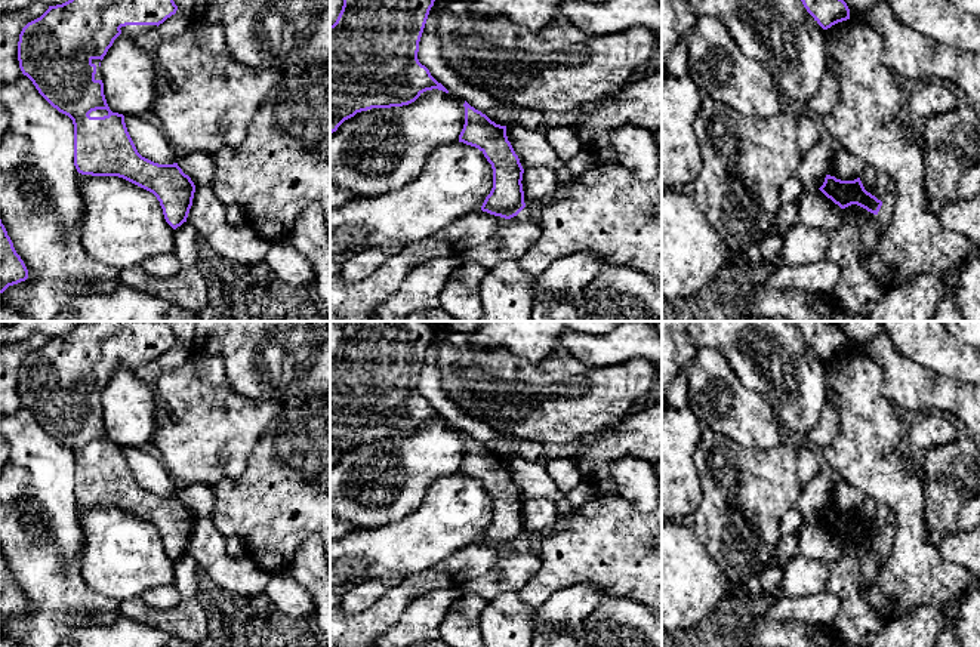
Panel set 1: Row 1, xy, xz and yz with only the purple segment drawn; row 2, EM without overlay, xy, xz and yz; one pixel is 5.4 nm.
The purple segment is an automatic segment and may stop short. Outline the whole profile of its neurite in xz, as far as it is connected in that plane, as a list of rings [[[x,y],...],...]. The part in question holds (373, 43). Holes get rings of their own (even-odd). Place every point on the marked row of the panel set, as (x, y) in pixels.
[[[343,0],[342,10],[330,25],[330,133],[357,113],[372,108],[403,107],[423,92],[449,90],[417,59],[419,41],[435,0]]]

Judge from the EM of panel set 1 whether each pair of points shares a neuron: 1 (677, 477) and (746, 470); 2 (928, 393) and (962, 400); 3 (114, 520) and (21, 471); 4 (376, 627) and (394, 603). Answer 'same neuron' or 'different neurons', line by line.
1: different neurons
2: same neuron
3: different neurons
4: same neuron

